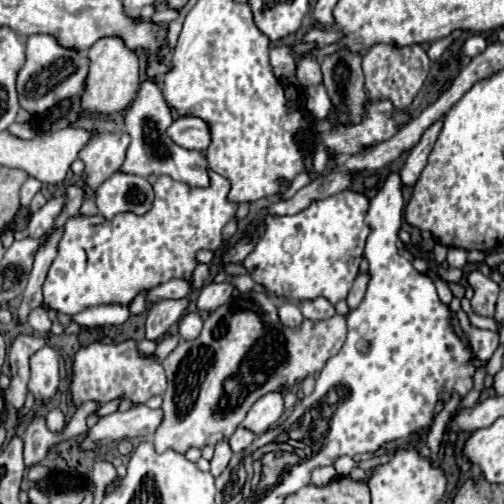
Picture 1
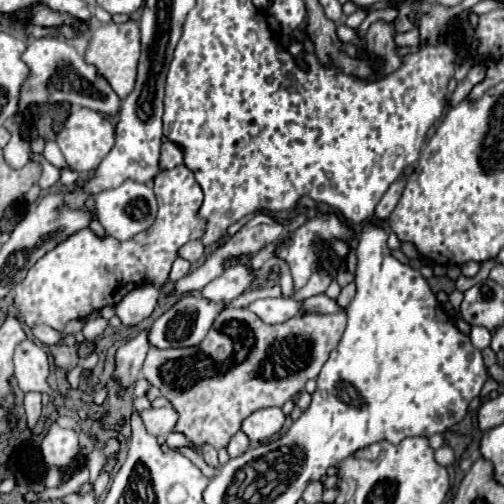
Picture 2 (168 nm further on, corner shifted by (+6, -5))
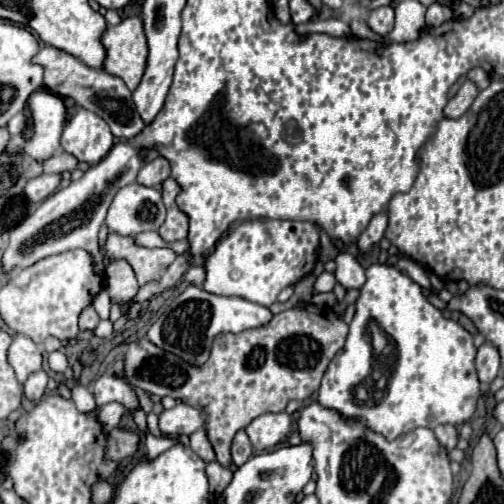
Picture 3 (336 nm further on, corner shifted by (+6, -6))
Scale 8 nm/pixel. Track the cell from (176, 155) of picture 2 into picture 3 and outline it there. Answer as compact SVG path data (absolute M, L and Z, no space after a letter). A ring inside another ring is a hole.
M154 158L152 162L146 162L142 170L138 172L138 184L142 186L158 186L170 176L170 166L166 158Z

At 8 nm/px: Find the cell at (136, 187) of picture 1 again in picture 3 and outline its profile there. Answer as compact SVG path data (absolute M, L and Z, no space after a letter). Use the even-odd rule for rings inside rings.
M134 182L118 190L108 210L106 226L118 234L136 236L146 230L158 230L164 220L166 208L160 190Z

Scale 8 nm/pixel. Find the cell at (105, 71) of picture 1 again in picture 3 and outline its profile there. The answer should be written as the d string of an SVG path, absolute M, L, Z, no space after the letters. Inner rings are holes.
M130 16L122 20L118 26L110 26L104 32L102 42L108 52L104 70L112 76L122 78L130 90L136 90L146 70L148 58L142 18Z

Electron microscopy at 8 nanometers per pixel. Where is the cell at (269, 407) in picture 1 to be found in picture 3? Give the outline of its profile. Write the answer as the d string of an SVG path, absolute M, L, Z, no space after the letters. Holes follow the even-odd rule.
M278 412L278 414L262 414L258 418L254 418L248 426L246 426L246 434L250 436L252 448L256 452L268 450L276 444L280 444L292 426L292 416L286 412Z

